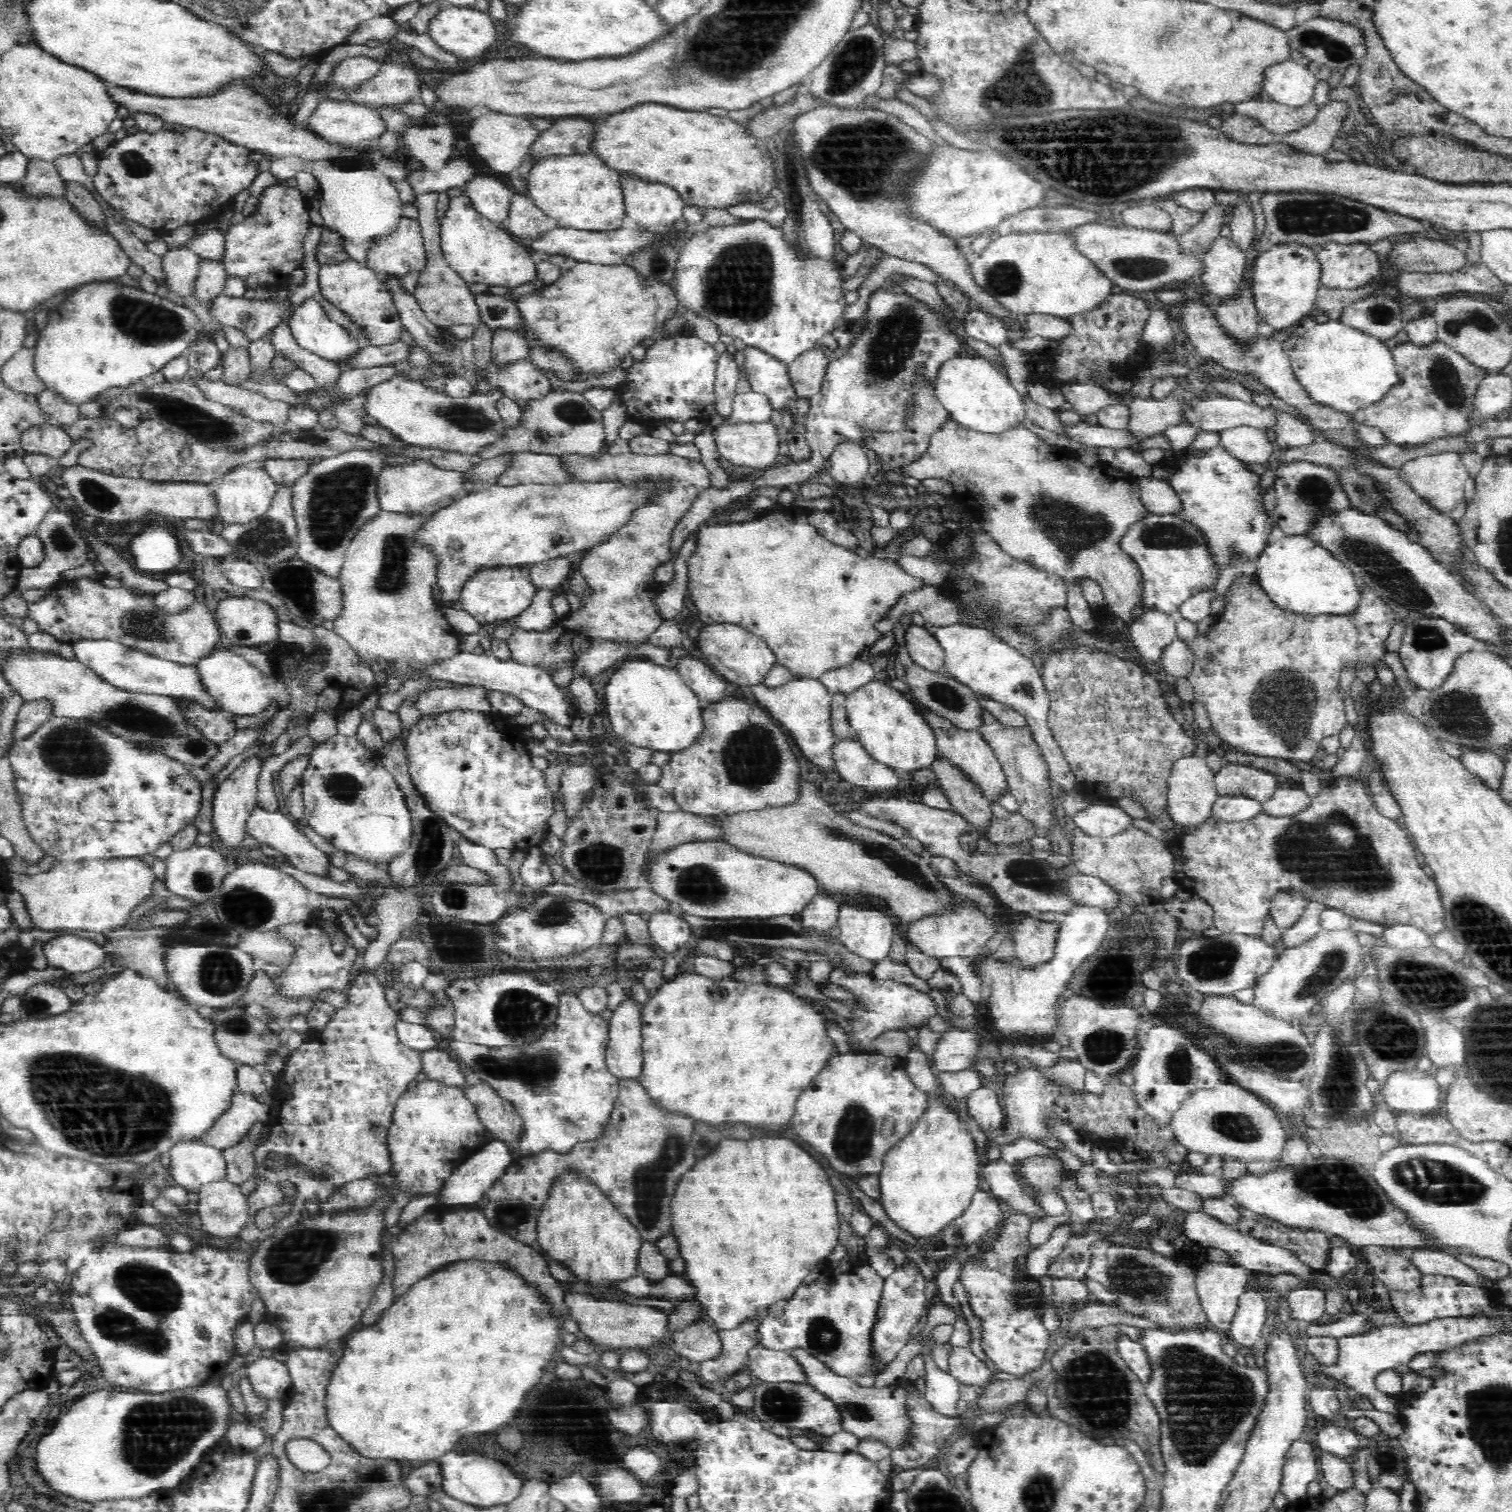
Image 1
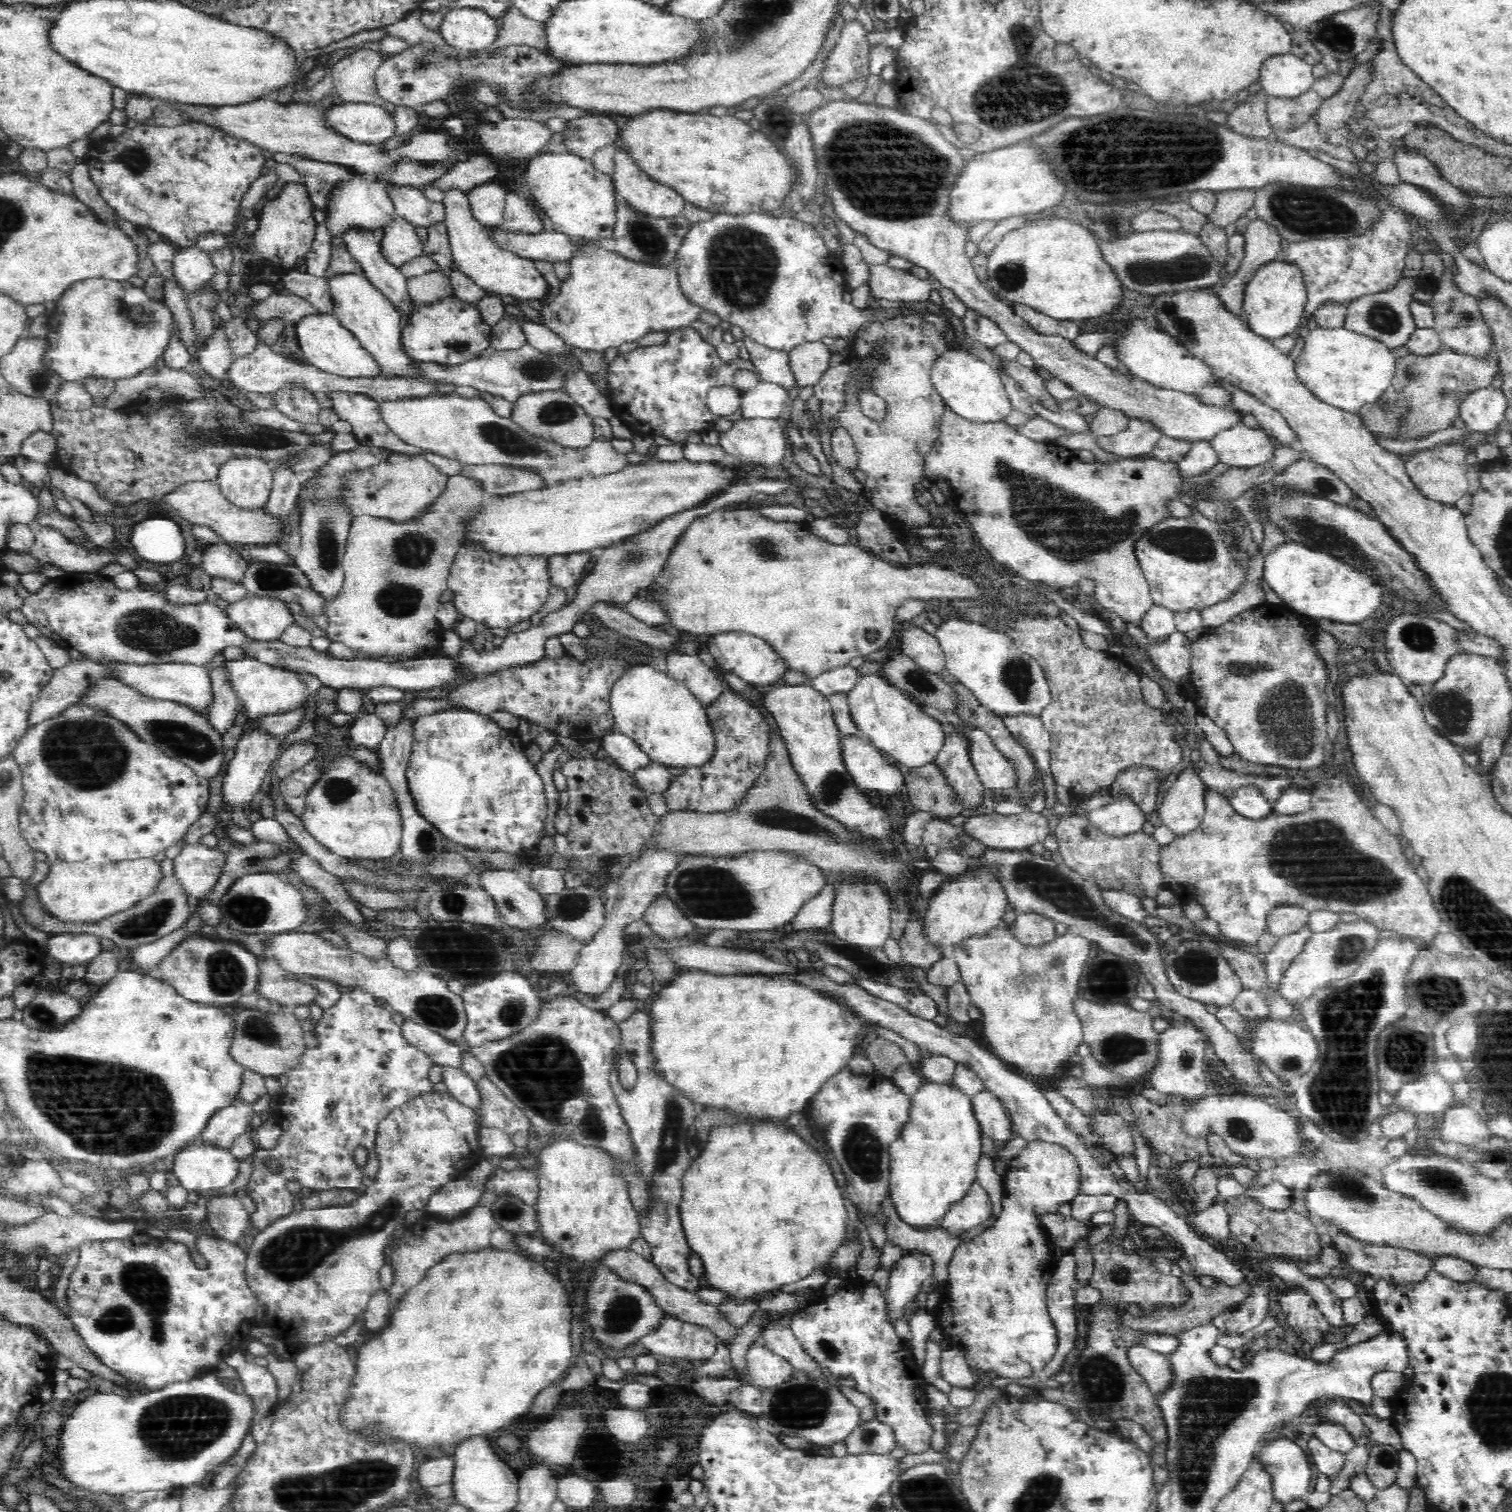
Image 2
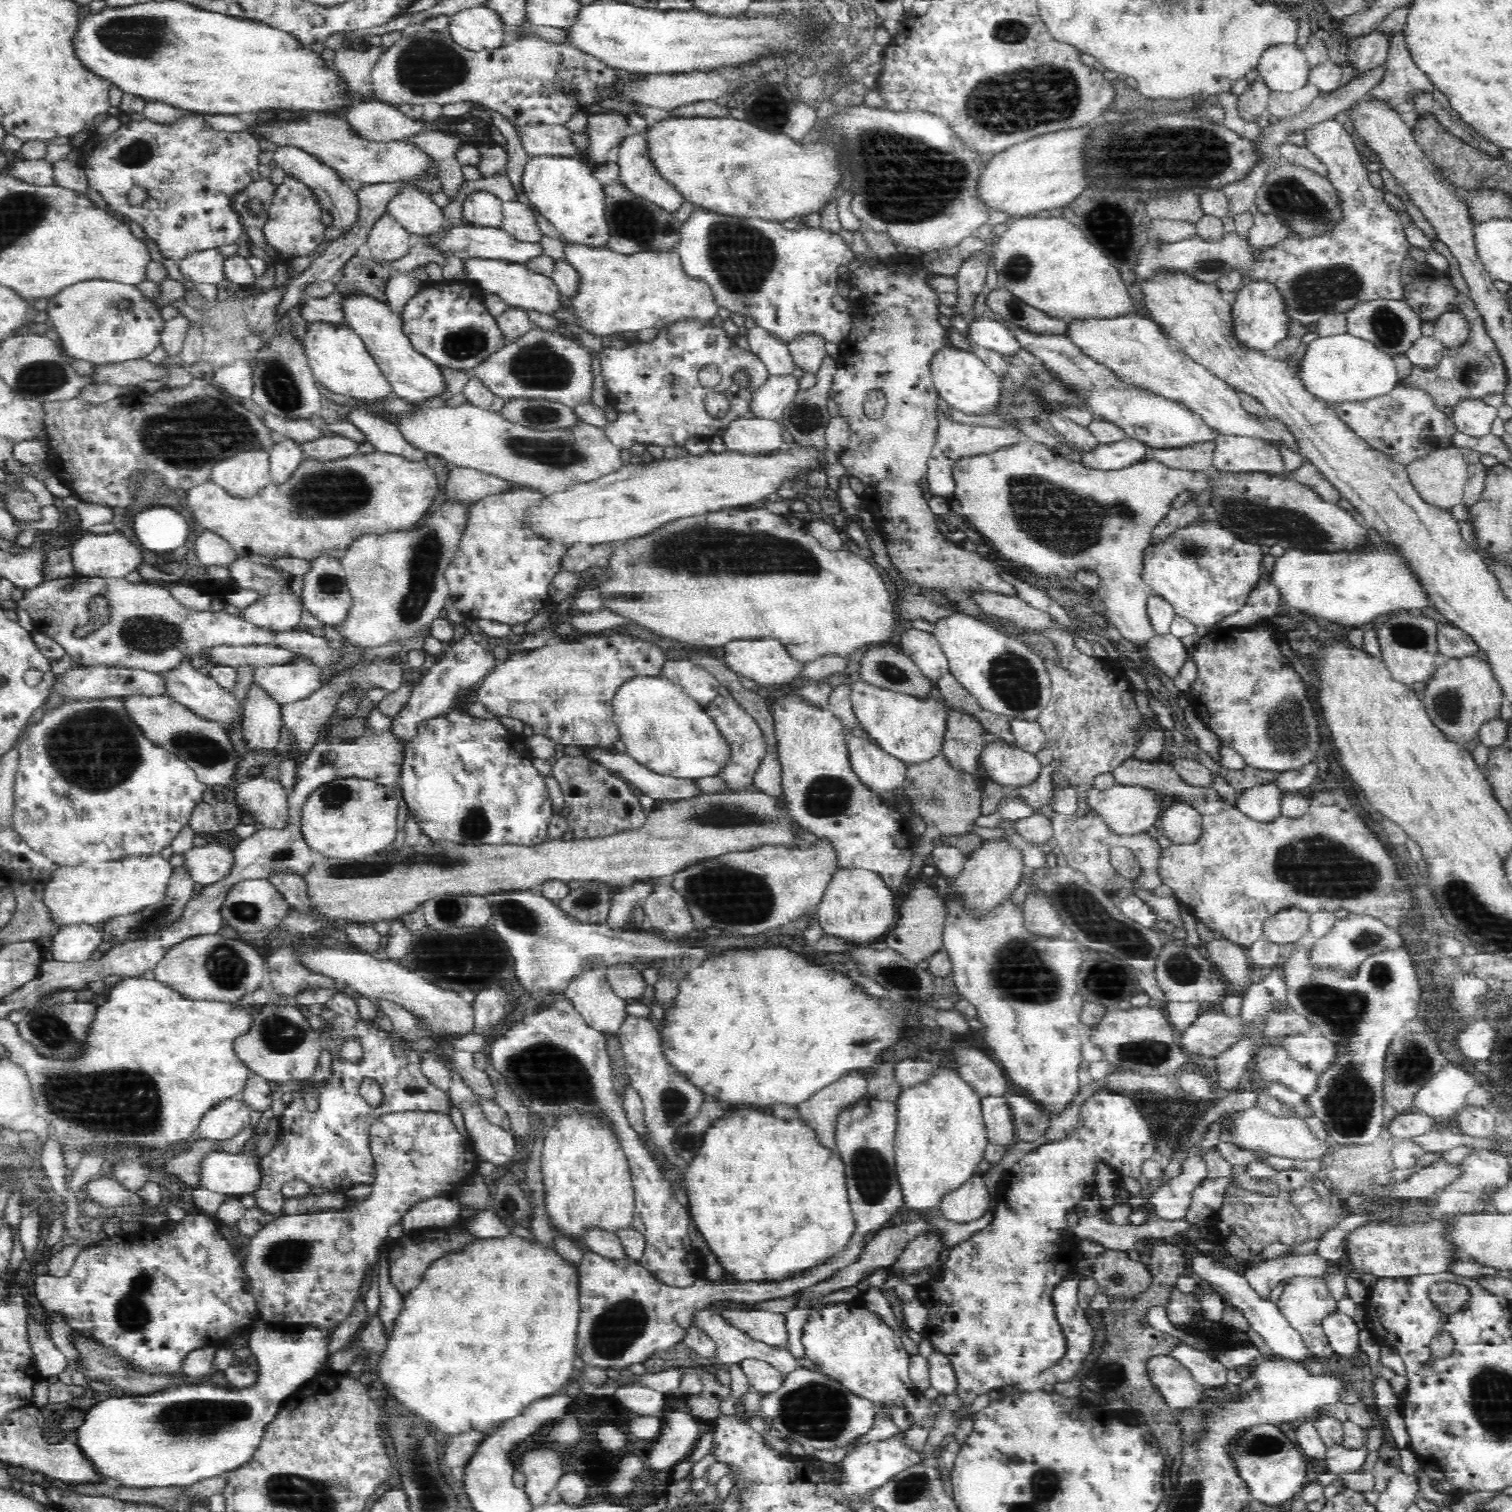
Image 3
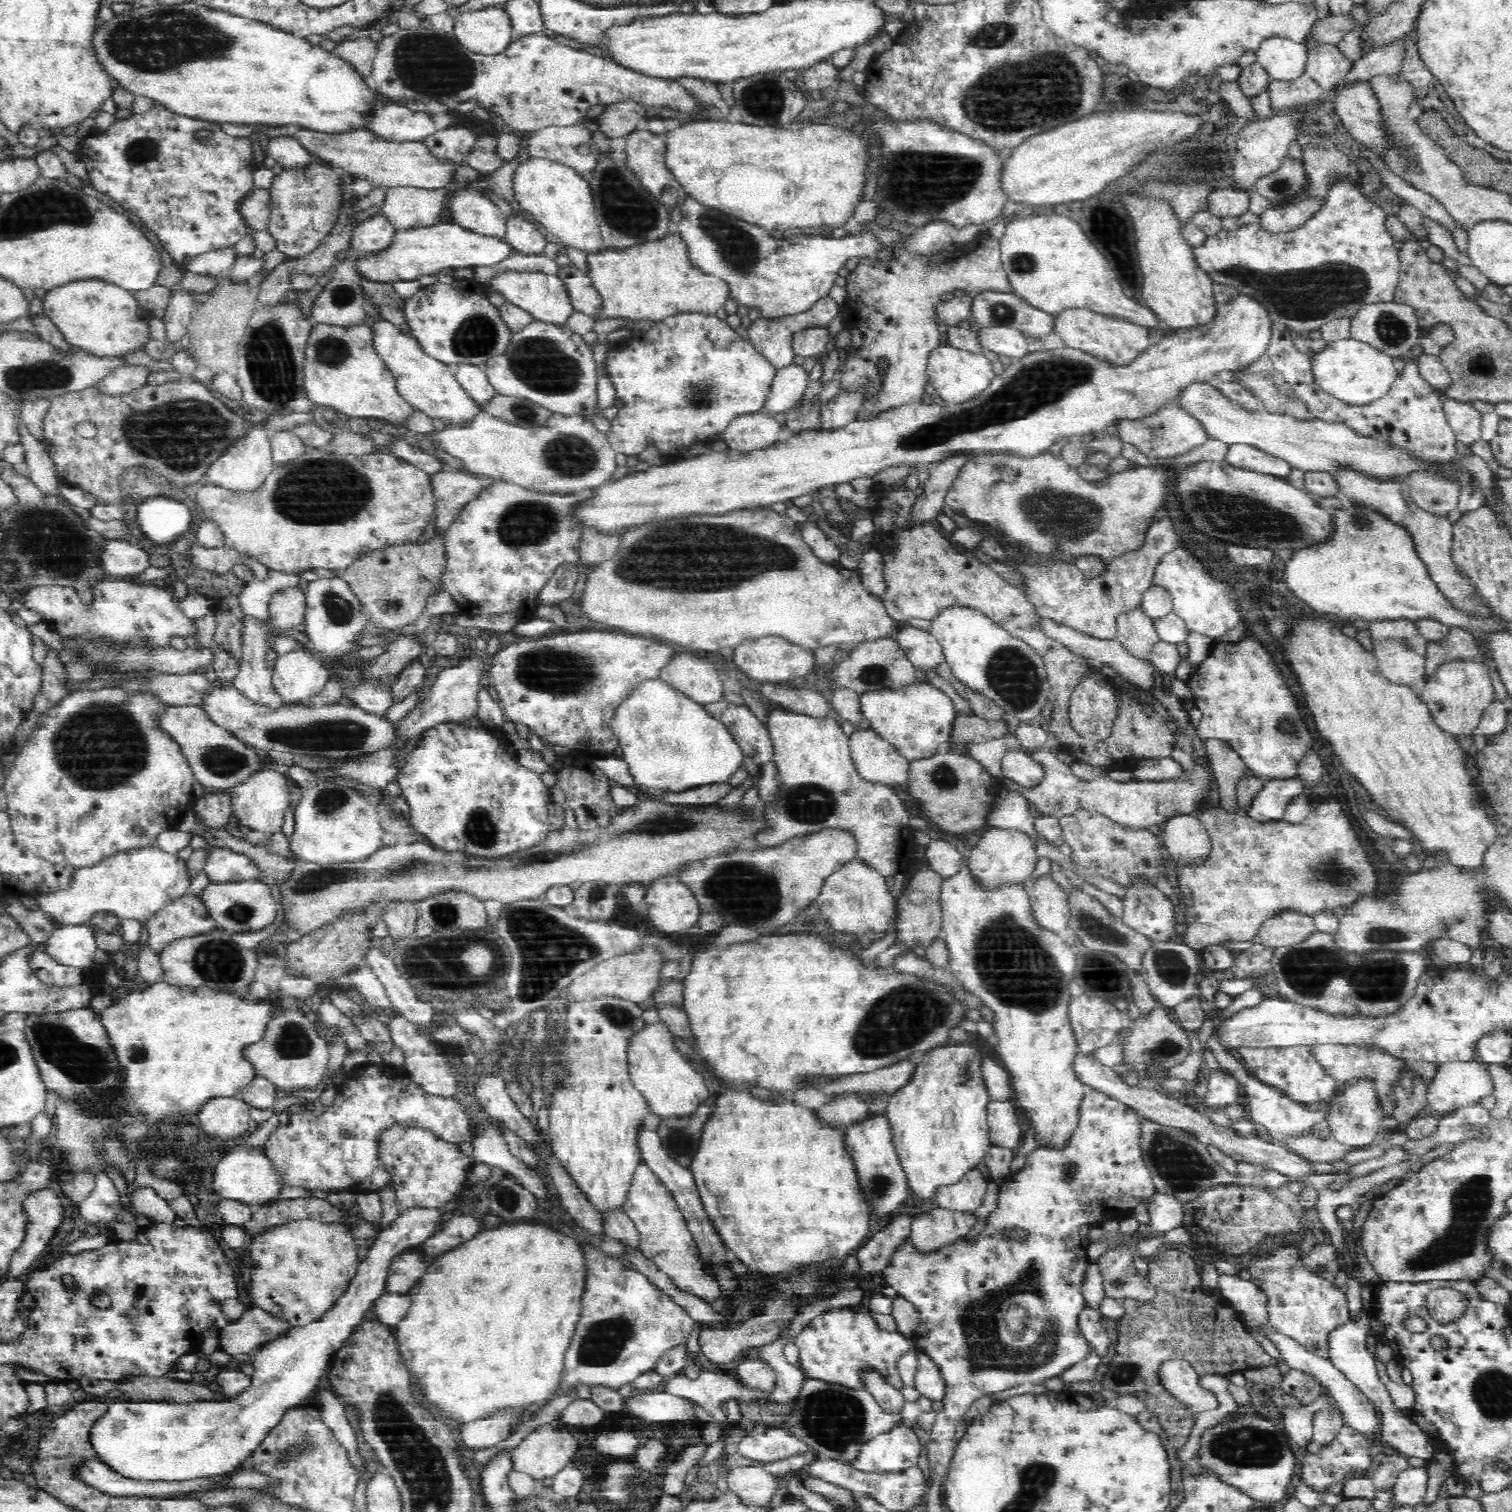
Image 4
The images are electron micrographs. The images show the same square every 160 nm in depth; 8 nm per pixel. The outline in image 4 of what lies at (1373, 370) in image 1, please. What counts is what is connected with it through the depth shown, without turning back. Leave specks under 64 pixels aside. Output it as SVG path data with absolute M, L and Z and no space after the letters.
M1352 337L1328 344L1315 356L1312 364L1316 383L1321 389L1356 408L1365 407L1374 400L1380 400L1388 394L1394 382L1402 378L1394 365L1394 358Z

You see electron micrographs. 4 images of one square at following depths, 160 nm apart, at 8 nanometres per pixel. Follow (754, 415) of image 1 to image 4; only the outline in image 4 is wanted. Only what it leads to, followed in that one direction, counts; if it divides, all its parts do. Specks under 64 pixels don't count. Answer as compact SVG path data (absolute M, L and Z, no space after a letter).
M793 363L778 369L764 414L773 416L790 411L809 386L809 374L803 365Z

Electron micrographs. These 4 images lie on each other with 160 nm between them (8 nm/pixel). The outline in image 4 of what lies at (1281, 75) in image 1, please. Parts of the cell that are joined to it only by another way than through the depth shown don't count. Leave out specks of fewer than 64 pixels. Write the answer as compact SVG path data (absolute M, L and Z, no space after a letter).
M1277 34L1264 38L1255 50L1257 61L1266 69L1271 78L1278 80L1294 80L1305 72L1307 52L1304 42L1297 43Z

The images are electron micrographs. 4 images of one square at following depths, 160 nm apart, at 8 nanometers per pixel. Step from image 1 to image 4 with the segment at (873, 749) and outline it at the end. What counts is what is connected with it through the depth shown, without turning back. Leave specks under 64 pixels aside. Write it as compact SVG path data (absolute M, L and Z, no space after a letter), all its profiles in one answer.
M914 680L898 688L885 688L861 696L866 724L885 737L908 759L932 756L942 742L953 738L953 724L959 712L952 700L932 683Z

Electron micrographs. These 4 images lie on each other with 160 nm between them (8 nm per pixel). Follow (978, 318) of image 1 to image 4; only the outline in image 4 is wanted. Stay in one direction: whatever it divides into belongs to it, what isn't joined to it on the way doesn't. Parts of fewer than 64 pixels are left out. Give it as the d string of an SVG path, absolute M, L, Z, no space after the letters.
M1011 323L980 329L977 338L982 349L992 350L997 355L1004 355L1011 360L1029 354L1028 344L1031 338Z

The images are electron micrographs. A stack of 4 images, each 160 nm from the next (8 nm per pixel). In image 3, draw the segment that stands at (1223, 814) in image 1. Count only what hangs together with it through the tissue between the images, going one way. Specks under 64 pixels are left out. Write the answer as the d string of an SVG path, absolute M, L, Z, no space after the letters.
M1273 781L1238 794L1236 807L1255 821L1268 823L1281 815L1286 790Z

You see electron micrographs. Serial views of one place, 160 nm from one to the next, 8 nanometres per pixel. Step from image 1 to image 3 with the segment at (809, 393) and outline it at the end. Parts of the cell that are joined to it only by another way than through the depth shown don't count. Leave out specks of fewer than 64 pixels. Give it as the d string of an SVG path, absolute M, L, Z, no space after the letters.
M802 332L794 340L787 341L795 365L801 367L804 372L813 374L827 357L826 344L827 340L817 332Z

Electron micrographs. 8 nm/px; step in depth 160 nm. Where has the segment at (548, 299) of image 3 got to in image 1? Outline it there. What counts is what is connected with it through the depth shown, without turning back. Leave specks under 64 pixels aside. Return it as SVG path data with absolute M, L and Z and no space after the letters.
M464 192L449 199L440 236L446 263L467 284L480 282L488 287L518 288L534 284L539 278L536 264L526 247L503 225L482 218Z

